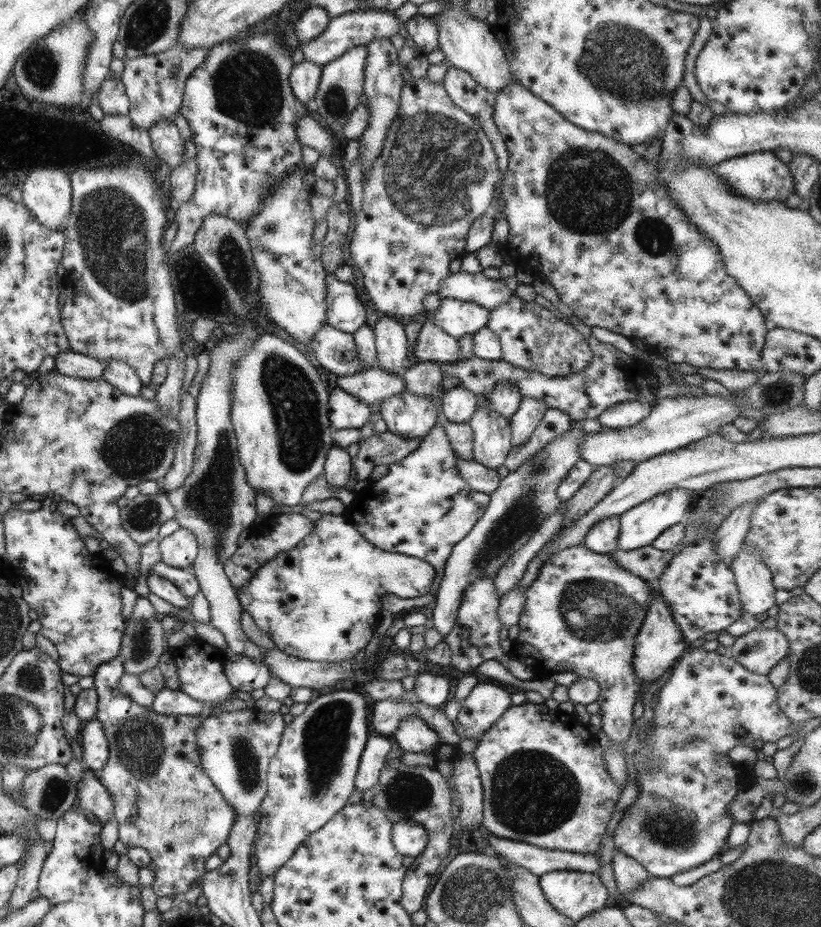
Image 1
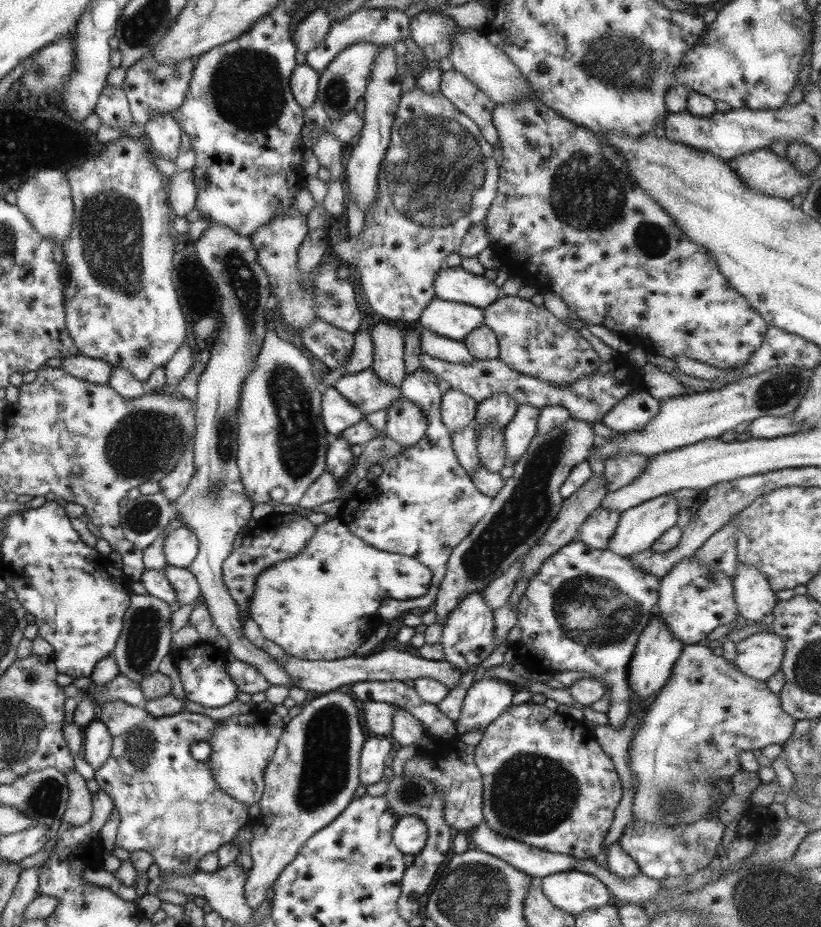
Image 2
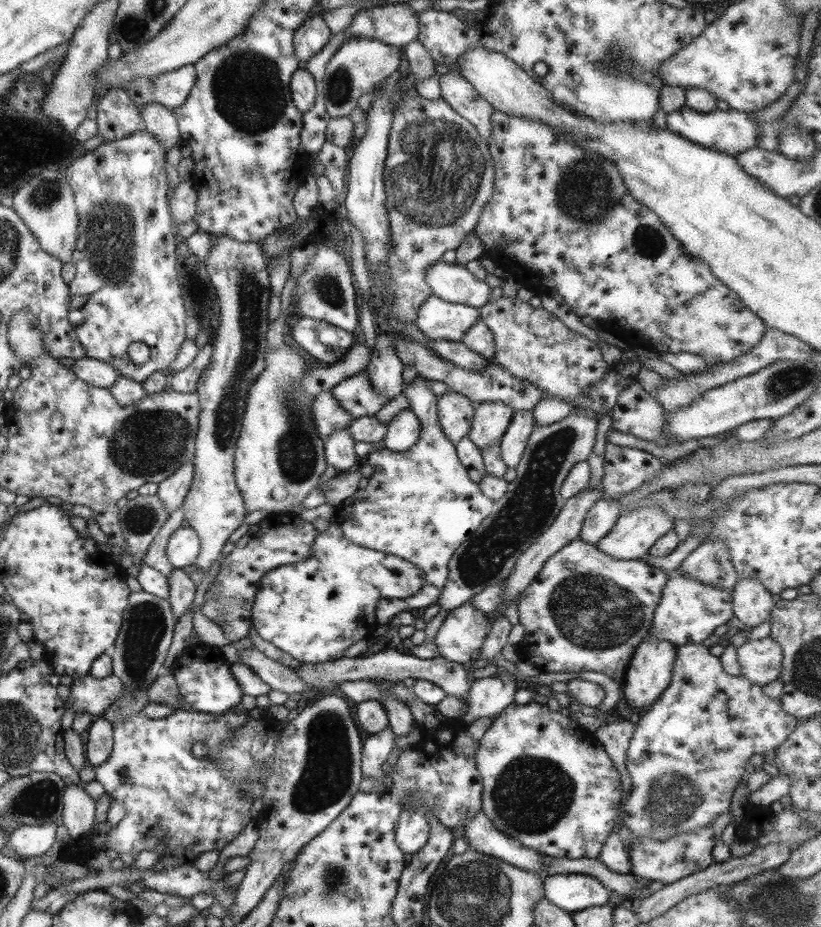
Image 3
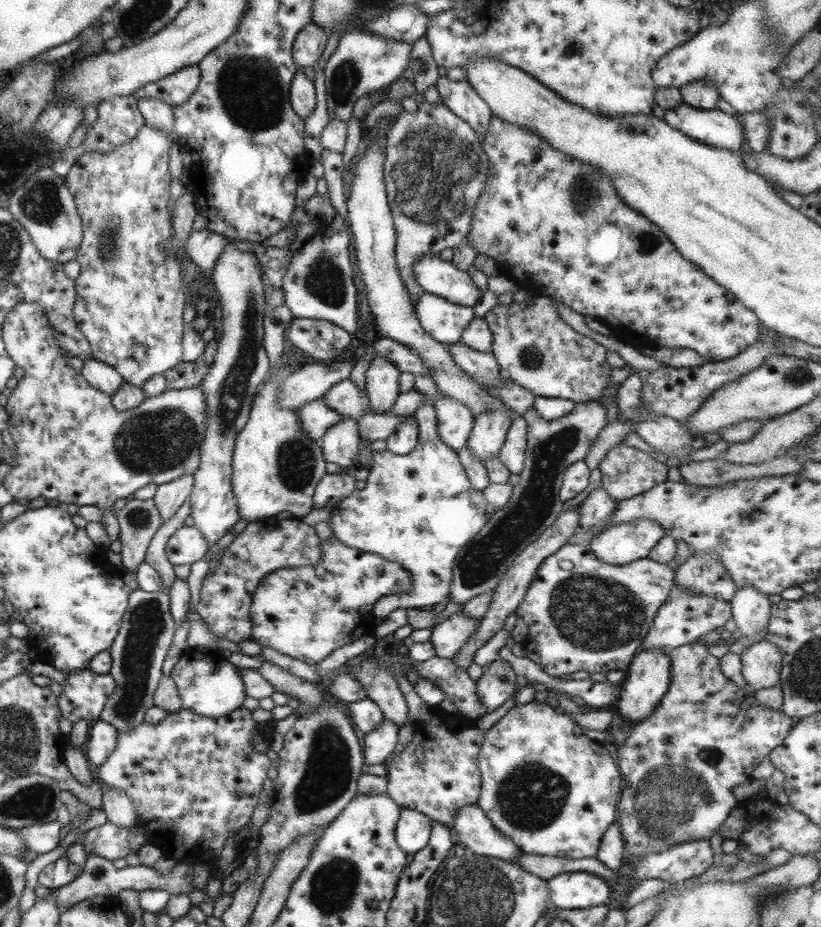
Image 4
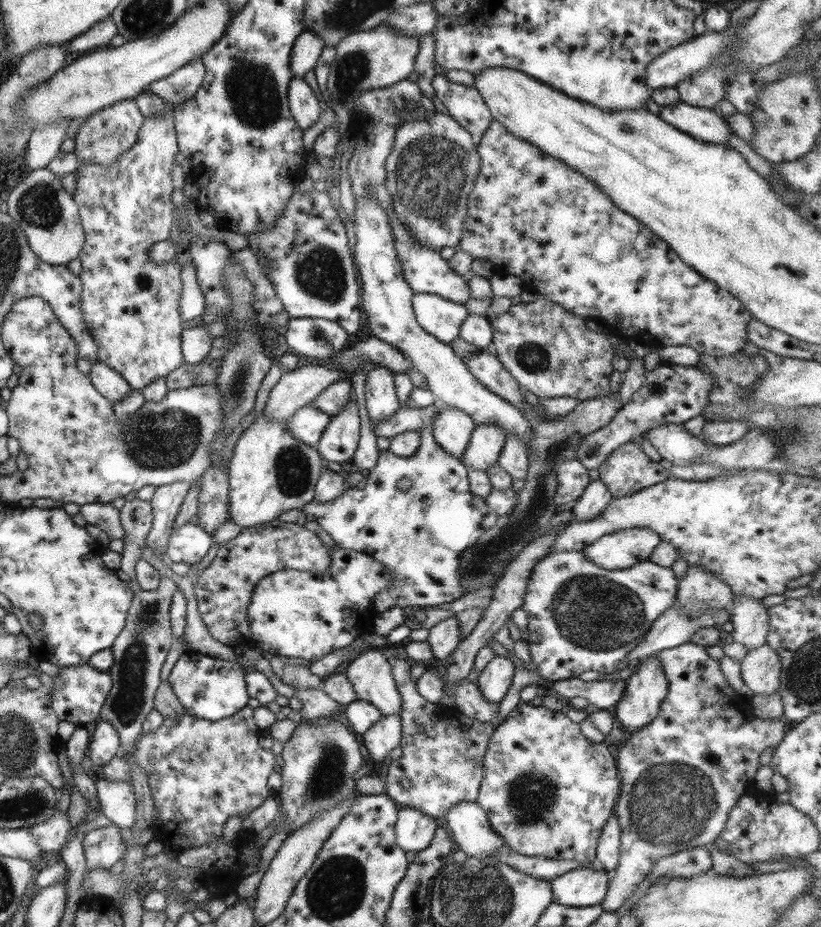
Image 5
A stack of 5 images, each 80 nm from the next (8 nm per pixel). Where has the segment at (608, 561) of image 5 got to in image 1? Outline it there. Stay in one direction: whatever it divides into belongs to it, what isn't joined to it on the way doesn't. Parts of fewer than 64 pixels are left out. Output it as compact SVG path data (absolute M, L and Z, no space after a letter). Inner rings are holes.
M674 488L663 494L657 494L645 502L640 502L619 516L619 532L616 538L616 549L635 550L642 546L649 546L666 528L679 523L683 512L690 507L693 492L684 488Z

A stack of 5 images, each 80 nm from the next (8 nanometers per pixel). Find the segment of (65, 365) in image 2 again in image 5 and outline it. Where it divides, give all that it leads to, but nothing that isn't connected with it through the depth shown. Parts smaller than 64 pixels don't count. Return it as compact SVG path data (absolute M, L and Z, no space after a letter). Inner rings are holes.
M101 362L91 363L87 376L95 390L110 403L122 400L132 391L119 373Z

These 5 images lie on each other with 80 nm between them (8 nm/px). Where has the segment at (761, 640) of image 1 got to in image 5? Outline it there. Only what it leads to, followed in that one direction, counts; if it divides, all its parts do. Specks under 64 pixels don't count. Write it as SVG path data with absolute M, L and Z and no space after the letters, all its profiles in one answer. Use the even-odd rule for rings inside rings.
M766 644L747 651L740 662L740 672L753 696L769 696L779 689L780 660Z

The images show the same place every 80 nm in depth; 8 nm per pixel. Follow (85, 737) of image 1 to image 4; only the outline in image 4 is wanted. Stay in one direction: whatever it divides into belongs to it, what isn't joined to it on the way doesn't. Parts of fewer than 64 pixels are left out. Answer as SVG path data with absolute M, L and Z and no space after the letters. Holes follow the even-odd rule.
M90 722L88 738L83 746L86 760L95 766L103 765L108 755L115 750L117 743L117 730L107 722Z

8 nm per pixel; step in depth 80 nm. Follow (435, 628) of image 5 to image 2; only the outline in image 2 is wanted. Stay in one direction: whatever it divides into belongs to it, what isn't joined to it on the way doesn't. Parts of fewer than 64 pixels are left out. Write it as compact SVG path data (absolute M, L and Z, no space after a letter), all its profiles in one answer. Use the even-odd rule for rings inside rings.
M482 590L465 595L463 600L446 616L442 624L438 643L443 651L443 659L461 671L476 667L491 654L495 647L493 625L492 609L485 604Z

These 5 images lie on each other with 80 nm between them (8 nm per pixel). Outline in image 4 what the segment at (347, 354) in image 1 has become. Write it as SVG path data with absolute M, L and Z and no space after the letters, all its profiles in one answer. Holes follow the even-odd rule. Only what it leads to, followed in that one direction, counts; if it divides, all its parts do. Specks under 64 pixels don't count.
M293 318L287 328L287 340L294 350L301 350L318 361L339 359L351 336L327 321Z

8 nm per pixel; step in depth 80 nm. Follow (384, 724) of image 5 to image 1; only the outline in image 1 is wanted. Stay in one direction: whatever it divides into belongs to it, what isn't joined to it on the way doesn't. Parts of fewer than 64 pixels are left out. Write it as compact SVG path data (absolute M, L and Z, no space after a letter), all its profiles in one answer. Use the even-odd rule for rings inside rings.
M369 734L358 769L355 775L354 787L364 792L378 783L382 769L388 764L386 756L391 751L391 744L384 736Z

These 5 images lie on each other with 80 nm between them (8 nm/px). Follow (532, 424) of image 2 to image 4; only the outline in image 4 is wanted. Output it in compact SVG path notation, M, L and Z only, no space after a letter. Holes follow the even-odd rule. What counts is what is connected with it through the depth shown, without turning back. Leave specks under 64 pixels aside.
M515 415L511 419L510 427L500 451L497 454L501 464L510 474L519 475L524 465L526 447L526 424L524 417Z

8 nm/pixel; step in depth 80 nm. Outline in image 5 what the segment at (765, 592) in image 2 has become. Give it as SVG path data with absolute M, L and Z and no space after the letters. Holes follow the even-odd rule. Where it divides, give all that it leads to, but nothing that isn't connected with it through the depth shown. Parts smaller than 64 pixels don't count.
M748 596L733 598L729 605L731 617L732 640L742 644L747 651L766 644L768 616L761 600L753 600Z

